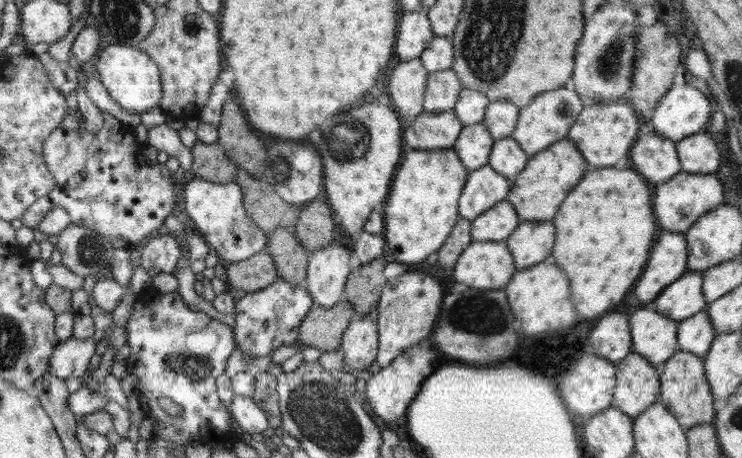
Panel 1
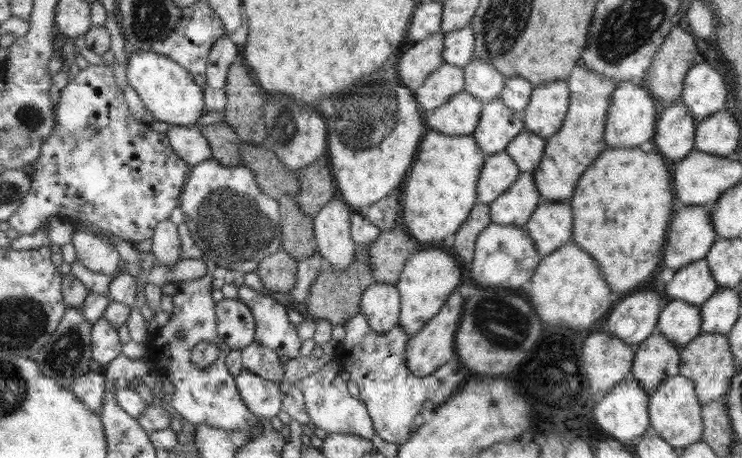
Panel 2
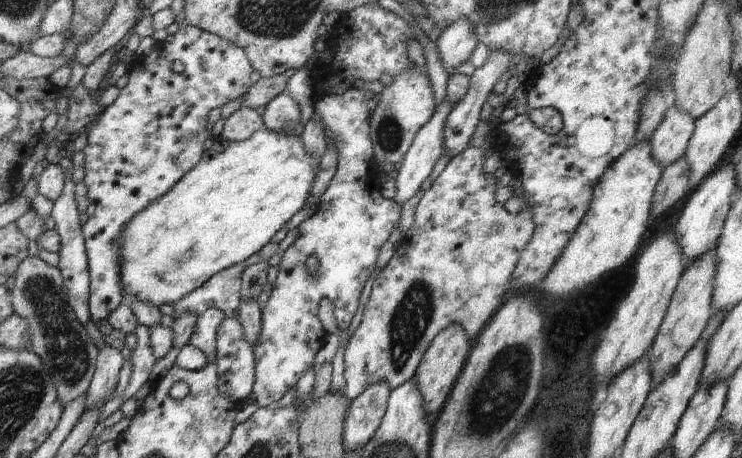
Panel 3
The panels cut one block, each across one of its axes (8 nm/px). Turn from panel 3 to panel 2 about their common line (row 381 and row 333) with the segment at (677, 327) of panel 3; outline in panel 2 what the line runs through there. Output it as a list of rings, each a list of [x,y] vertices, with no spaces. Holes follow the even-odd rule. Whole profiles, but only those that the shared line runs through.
[[[652,333],[635,346],[631,378],[640,381],[651,395],[666,378],[679,374],[679,349],[662,333]]]

